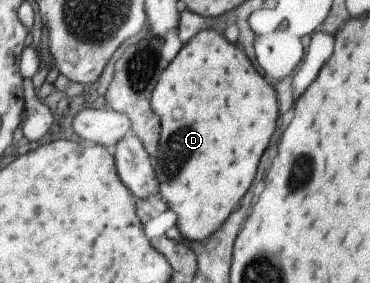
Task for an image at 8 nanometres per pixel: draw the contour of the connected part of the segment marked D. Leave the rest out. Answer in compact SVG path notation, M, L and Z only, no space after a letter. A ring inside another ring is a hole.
M207 29L195 35L169 63L153 93L152 107L164 125L160 157L156 157L157 163L162 165L162 173L158 172L160 193L157 202L161 208L176 213L179 228L187 240L206 241L223 227L240 207L246 193L251 191L262 155L278 129L276 123L281 111L276 91L256 71L243 49L230 43L221 31ZM160 175L166 175L168 181L160 181Z

